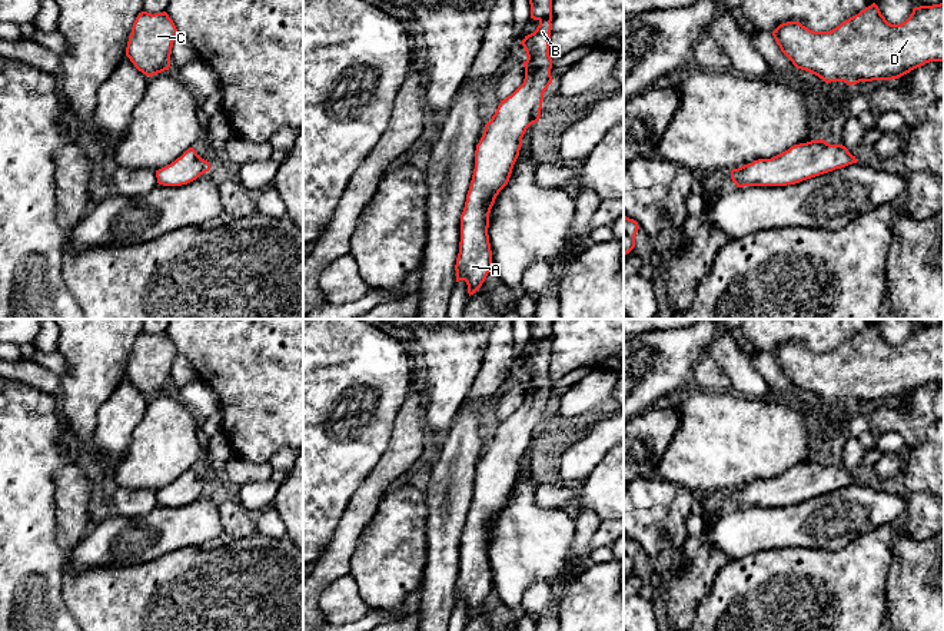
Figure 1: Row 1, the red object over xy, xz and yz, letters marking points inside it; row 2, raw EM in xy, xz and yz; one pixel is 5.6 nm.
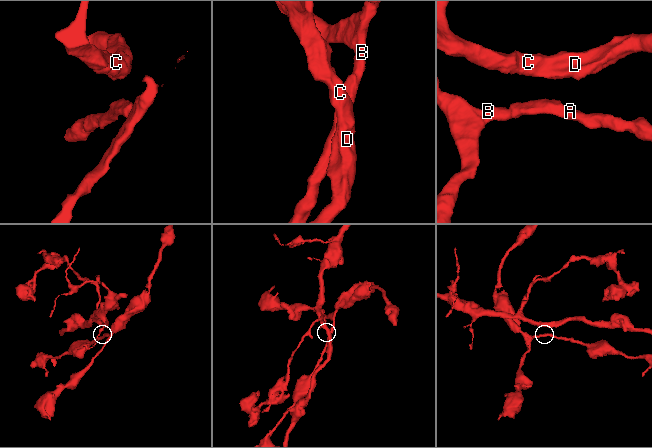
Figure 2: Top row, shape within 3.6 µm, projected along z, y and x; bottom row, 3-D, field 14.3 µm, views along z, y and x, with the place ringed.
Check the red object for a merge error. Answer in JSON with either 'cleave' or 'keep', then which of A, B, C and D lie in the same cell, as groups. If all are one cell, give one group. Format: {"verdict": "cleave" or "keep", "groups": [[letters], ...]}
{"verdict": "cleave", "groups": [["A", "C", "D"], ["B"]]}

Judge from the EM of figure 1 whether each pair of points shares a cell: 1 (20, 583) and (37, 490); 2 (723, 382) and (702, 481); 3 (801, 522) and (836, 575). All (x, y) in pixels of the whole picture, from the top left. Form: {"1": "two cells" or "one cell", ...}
{"1": "one cell", "2": "two cells", "3": "two cells"}

